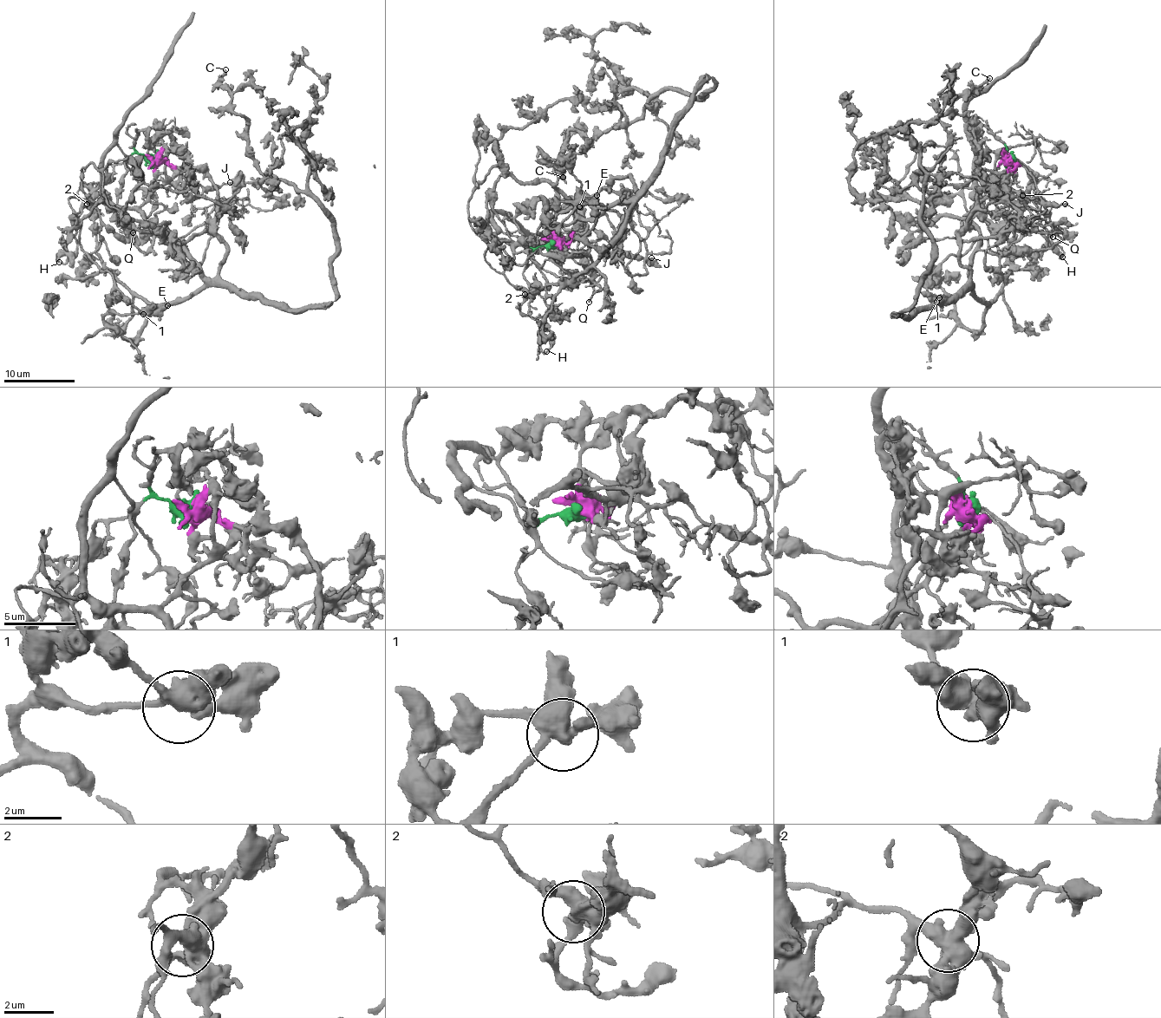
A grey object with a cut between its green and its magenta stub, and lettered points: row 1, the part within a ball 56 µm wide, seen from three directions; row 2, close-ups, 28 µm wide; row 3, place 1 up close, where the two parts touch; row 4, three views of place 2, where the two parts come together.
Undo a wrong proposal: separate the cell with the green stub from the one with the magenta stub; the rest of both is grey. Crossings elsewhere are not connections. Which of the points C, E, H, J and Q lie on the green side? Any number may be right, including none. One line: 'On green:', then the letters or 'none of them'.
On green: H, J, Q

